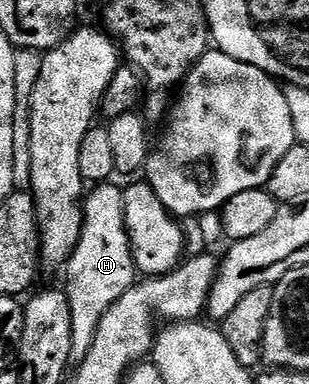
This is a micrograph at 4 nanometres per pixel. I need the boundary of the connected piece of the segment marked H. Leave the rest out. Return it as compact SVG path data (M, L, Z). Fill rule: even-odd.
M103 182L95 185L83 199L81 236L78 239L76 250L64 265L64 273L66 272L64 291L68 298L68 306L72 306L72 354L70 359L74 362L83 360L88 354L88 350L92 346L92 338L96 338L100 318L104 318L104 314L108 314L112 302L119 300L136 283L132 246L128 242L124 226L122 188L113 184L112 182Z

